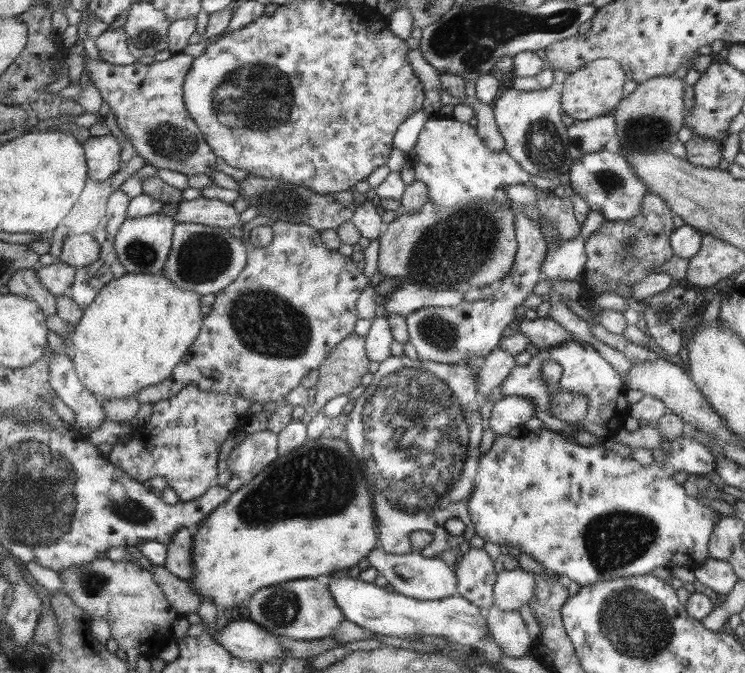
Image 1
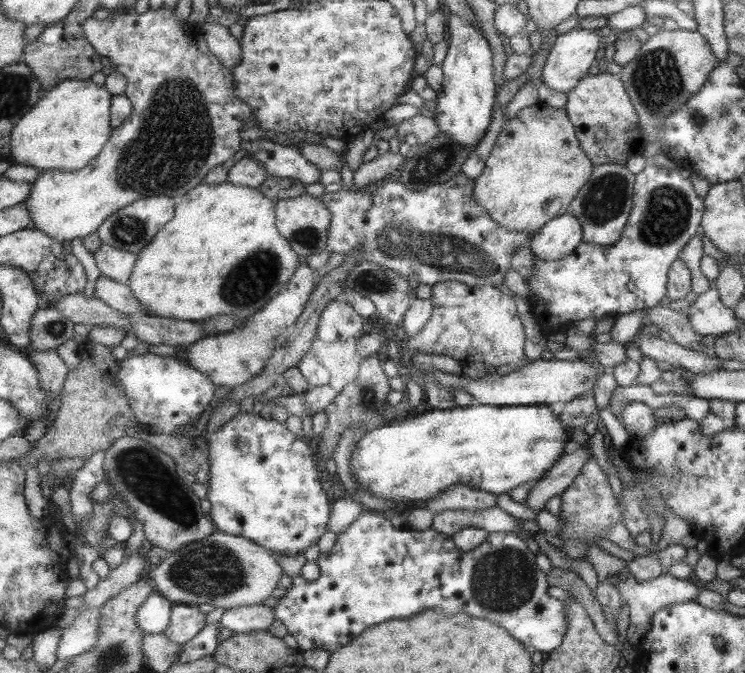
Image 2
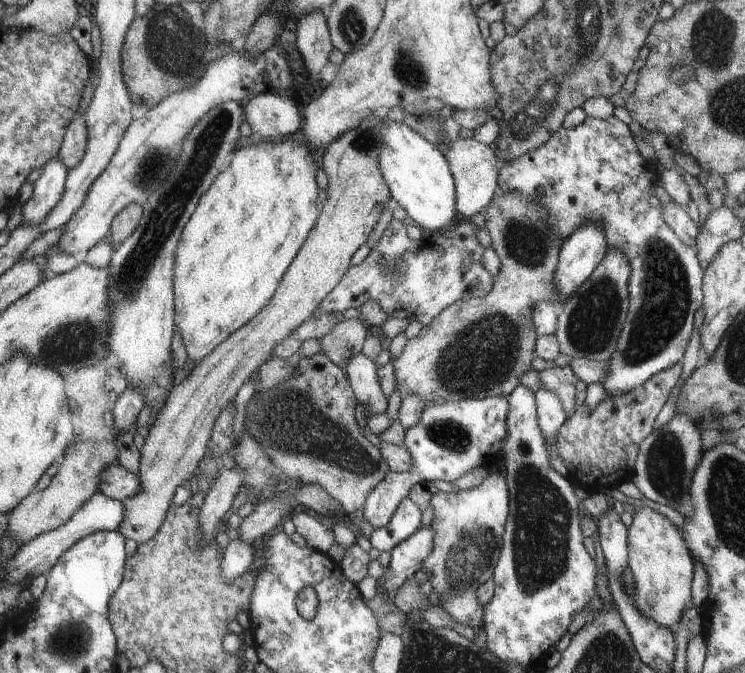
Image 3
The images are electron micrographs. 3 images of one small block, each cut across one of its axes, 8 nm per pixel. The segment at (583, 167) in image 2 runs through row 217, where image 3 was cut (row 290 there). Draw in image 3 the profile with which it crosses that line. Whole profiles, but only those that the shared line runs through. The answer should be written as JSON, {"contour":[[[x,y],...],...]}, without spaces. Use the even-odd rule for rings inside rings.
{"contour":[[[497,190],[493,202],[485,206],[481,212],[491,240],[491,250],[499,258],[501,266],[493,276],[493,288],[481,298],[463,298],[457,304],[449,304],[441,316],[437,316],[431,324],[423,326],[419,334],[407,340],[405,350],[393,360],[397,388],[401,396],[405,392],[413,392],[421,396],[425,402],[433,400],[459,400],[459,398],[485,398],[485,396],[509,396],[519,386],[519,376],[533,370],[537,364],[533,356],[533,348],[537,344],[537,334],[533,332],[535,306],[547,302],[551,306],[561,304],[561,294],[555,288],[555,272],[557,260],[561,256],[563,238],[553,230],[549,222],[547,208],[539,202],[539,198],[523,196],[515,190]]]}

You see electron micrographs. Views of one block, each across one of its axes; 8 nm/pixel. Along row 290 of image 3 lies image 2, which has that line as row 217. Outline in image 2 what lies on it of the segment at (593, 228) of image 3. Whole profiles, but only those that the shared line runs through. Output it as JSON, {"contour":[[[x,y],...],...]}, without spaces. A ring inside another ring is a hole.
{"contour":[[[563,214],[549,224],[545,224],[539,232],[533,232],[531,236],[531,254],[541,260],[561,260],[577,250],[577,246],[583,242],[583,226],[579,218],[573,218],[573,214]]]}

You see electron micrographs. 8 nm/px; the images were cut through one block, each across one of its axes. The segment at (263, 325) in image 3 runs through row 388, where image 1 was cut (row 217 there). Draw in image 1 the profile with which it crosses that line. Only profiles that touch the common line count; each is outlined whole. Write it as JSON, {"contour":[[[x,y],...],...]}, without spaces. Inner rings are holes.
{"contour":[[[199,198],[199,200],[189,200],[179,204],[179,212],[175,214],[177,224],[203,224],[203,226],[213,226],[213,228],[237,228],[241,224],[241,214],[233,208],[233,204],[227,204],[223,200],[209,200],[209,198]]]}

